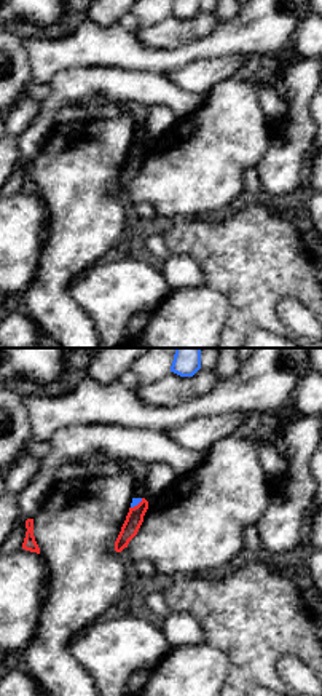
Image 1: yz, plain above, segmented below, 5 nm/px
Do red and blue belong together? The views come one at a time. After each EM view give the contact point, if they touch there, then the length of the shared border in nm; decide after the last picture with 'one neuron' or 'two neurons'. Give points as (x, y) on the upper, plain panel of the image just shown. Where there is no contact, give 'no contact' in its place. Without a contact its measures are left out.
contact (137, 147); length 80 nm

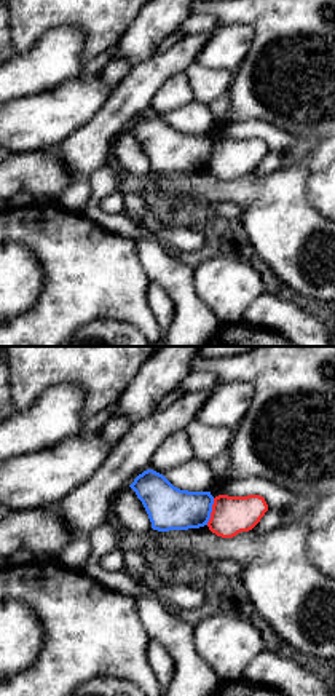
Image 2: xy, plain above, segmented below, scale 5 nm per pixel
contact (212, 154); length 140 nm

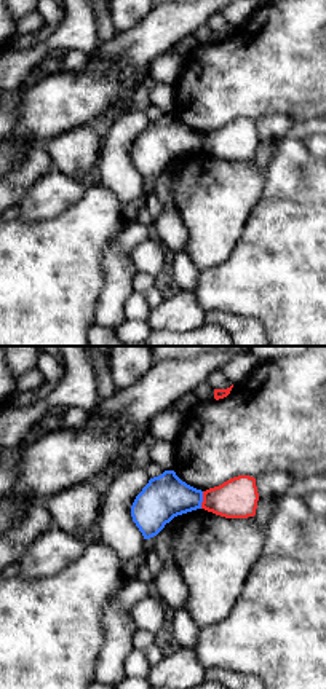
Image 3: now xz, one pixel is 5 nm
contact (203, 142); length 90 nm

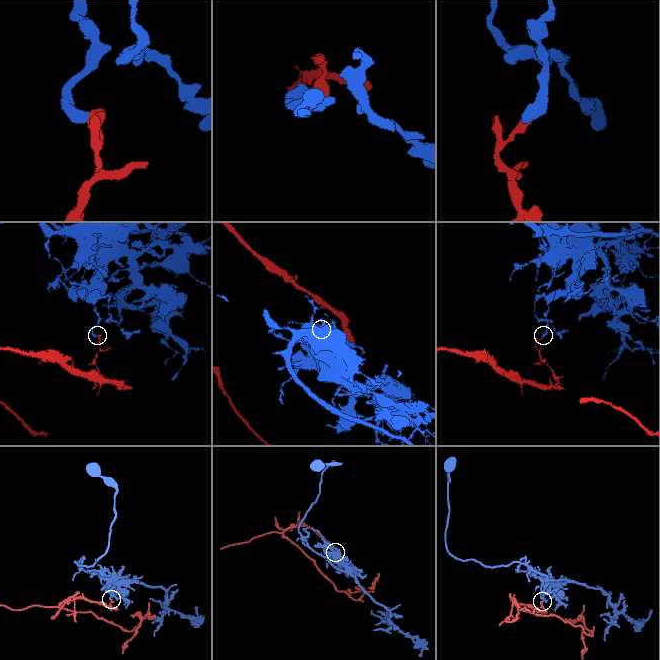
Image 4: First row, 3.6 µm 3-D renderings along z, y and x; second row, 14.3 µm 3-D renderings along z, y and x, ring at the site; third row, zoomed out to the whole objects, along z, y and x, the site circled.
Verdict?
two neurons

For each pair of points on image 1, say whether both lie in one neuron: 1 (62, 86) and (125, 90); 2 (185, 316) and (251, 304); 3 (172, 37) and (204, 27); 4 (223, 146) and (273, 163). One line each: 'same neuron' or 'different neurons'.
1: same neuron
2: different neurons
3: same neuron
4: different neurons

